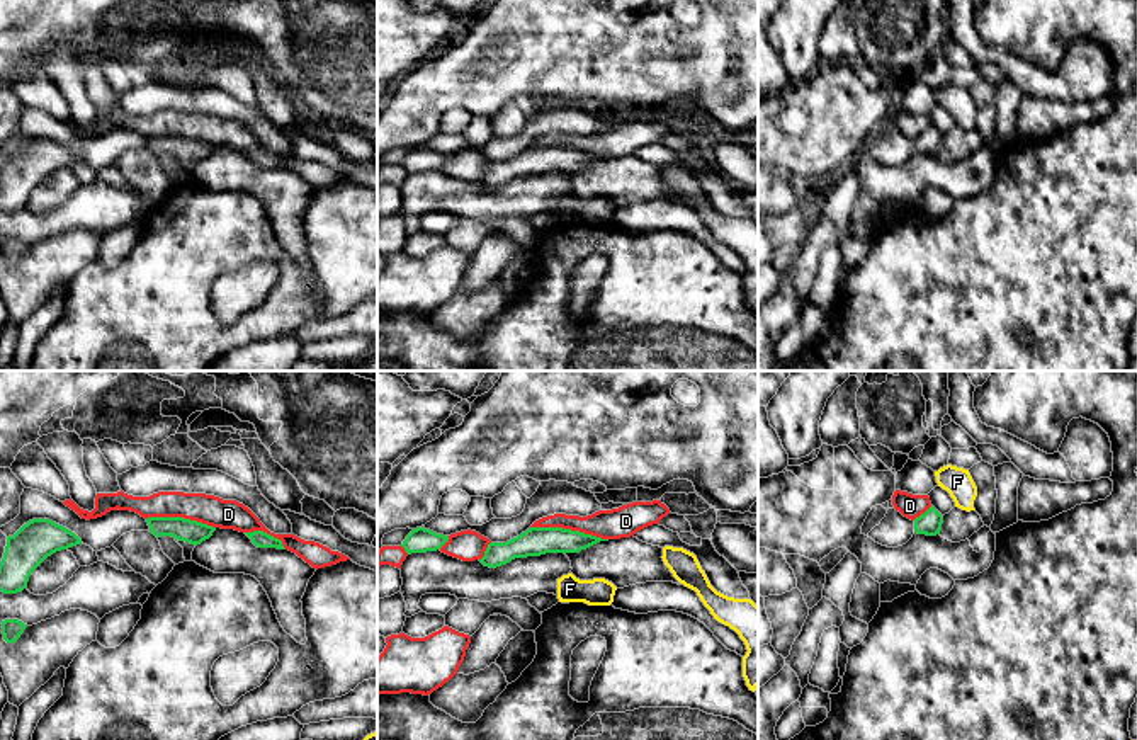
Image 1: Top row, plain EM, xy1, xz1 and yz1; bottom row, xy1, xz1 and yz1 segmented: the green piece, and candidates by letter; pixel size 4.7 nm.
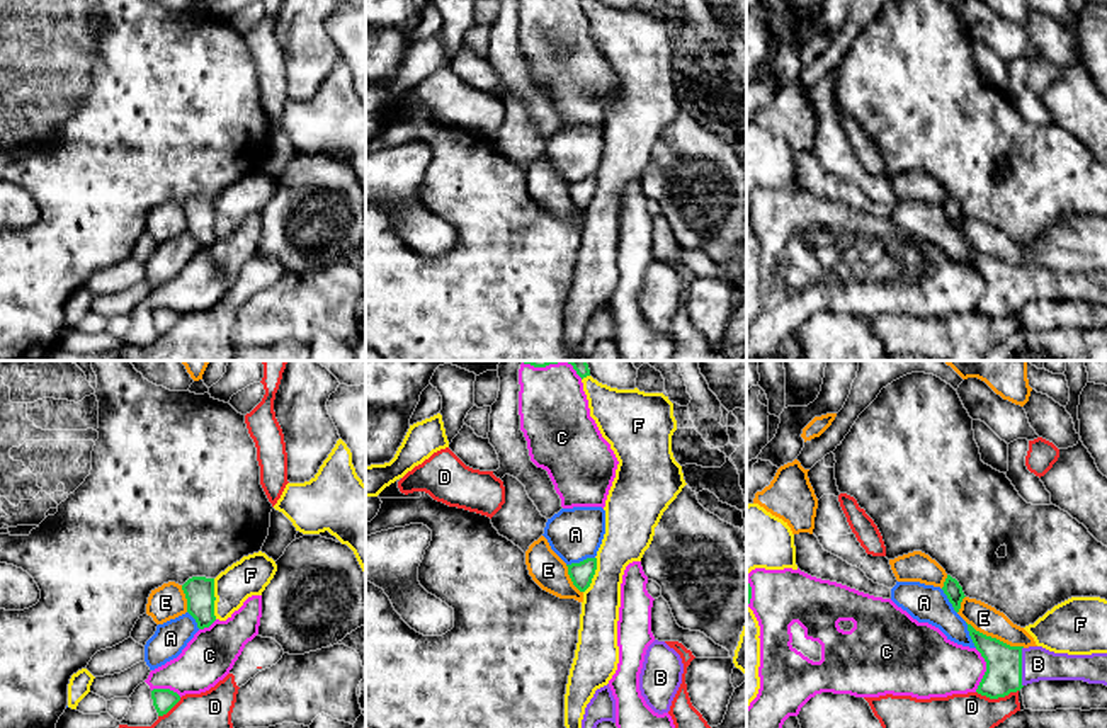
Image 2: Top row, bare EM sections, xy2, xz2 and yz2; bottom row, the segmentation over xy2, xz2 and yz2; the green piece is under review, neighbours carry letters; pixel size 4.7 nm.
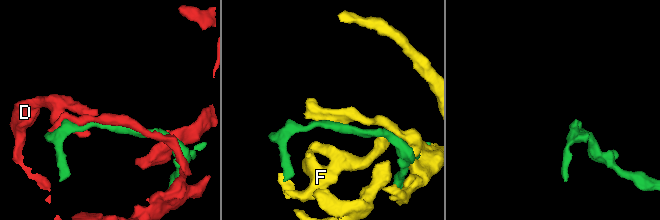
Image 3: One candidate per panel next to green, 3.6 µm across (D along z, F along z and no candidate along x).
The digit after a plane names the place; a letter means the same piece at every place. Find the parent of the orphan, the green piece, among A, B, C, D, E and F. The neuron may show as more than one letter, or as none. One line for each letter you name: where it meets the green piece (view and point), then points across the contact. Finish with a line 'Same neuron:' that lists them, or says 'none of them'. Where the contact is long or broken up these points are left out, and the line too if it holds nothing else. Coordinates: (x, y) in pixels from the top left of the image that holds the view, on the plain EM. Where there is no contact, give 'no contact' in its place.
B: yz2 (1021, 286) | across yz2 (1004, 283), (1007, 286), (1021, 286), (1038, 283)
Same neuron: B

